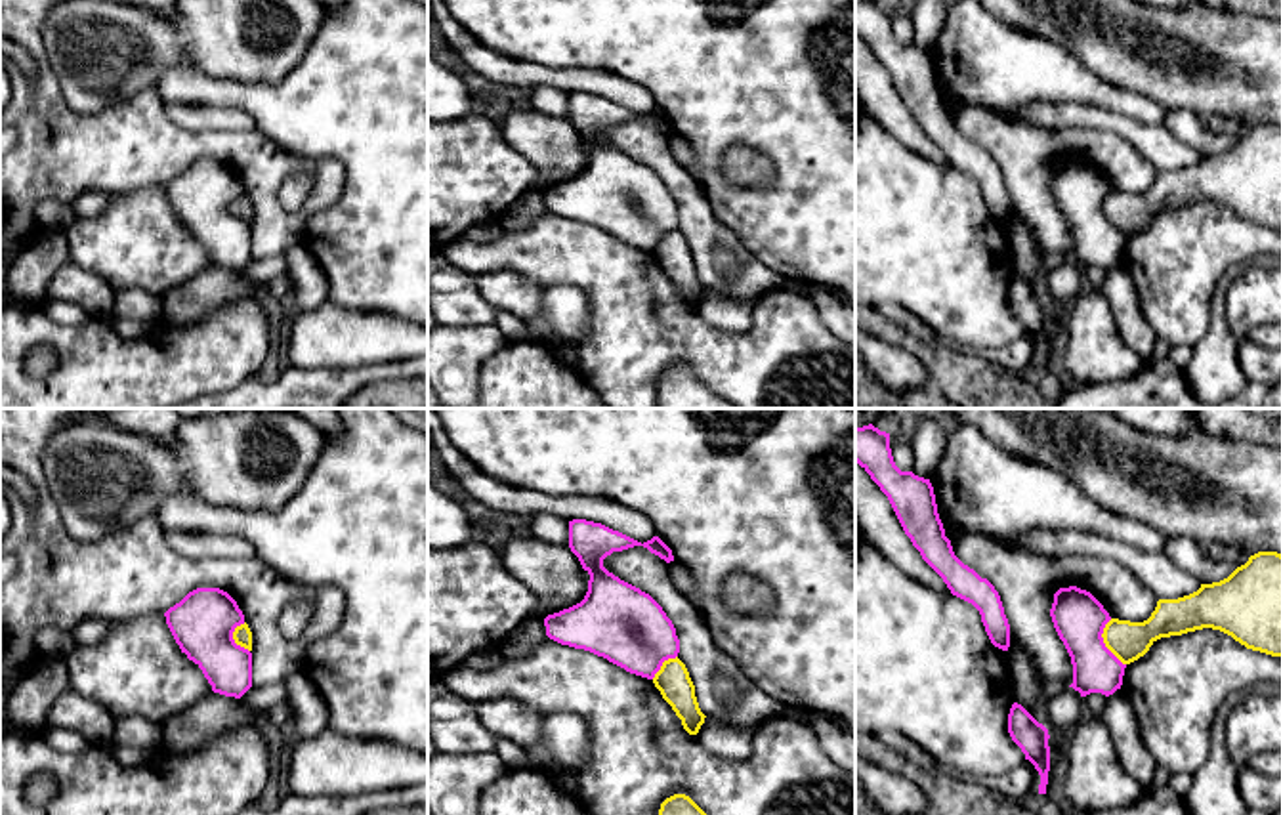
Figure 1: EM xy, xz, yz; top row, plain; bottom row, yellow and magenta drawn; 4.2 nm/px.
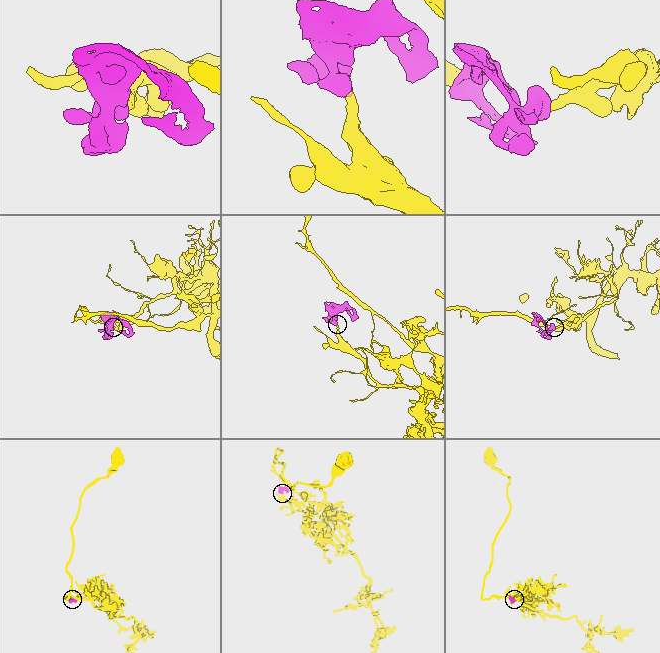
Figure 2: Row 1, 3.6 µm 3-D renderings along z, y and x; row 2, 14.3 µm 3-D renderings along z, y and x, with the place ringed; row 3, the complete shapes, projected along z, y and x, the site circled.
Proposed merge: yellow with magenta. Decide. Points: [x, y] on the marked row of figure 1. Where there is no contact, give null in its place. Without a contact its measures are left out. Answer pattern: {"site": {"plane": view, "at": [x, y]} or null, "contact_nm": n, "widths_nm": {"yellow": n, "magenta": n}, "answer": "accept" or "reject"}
{"site": {"plane": "yz", "at": [1104, 642]}, "contact_nm": 220, "widths_nm": {"yellow": 160, "magenta": 220}, "answer": "reject"}

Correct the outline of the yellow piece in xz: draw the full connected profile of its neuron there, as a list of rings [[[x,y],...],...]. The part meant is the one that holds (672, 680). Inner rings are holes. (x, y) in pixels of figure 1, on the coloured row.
[[[678,657],[664,660],[653,683],[682,720],[683,729],[697,735],[706,716],[699,708],[695,685],[685,664]]]

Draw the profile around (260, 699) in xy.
[[[281,681],[265,687],[250,687],[241,700],[246,708],[267,714],[273,706],[286,700],[286,685]]]

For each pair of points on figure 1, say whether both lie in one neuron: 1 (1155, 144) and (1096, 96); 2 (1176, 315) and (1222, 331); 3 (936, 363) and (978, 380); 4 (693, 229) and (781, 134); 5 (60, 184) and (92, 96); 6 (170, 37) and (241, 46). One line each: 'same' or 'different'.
1: different
2: different
3: same
4: different
5: different
6: same

